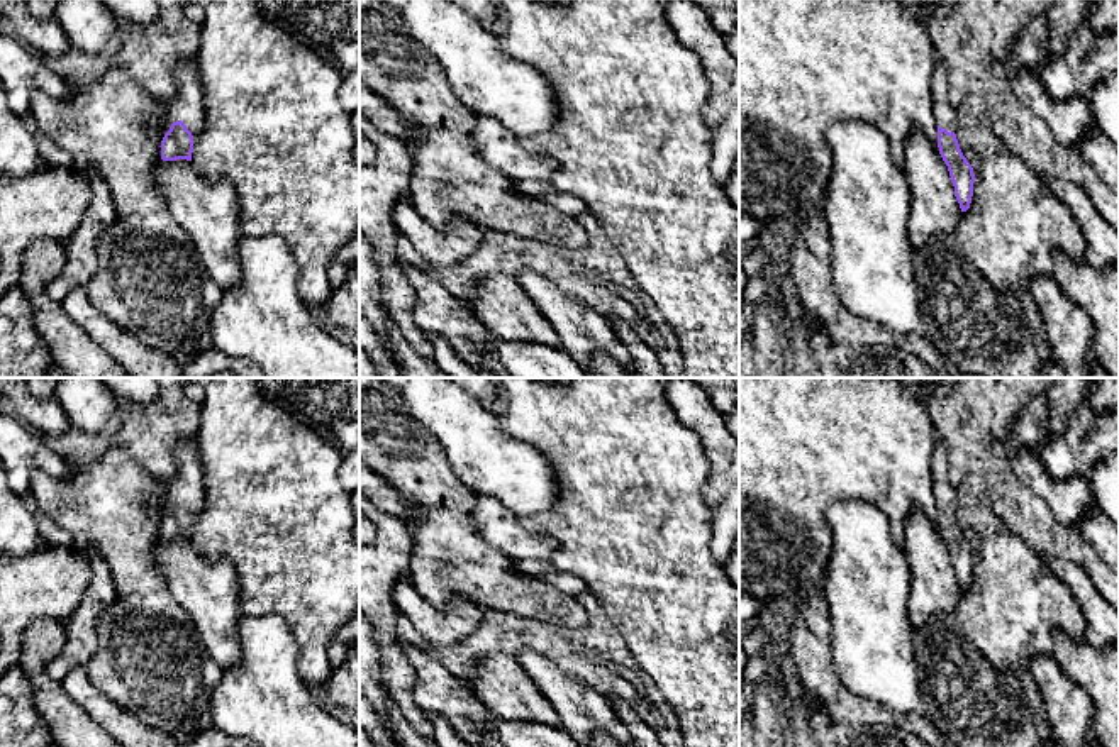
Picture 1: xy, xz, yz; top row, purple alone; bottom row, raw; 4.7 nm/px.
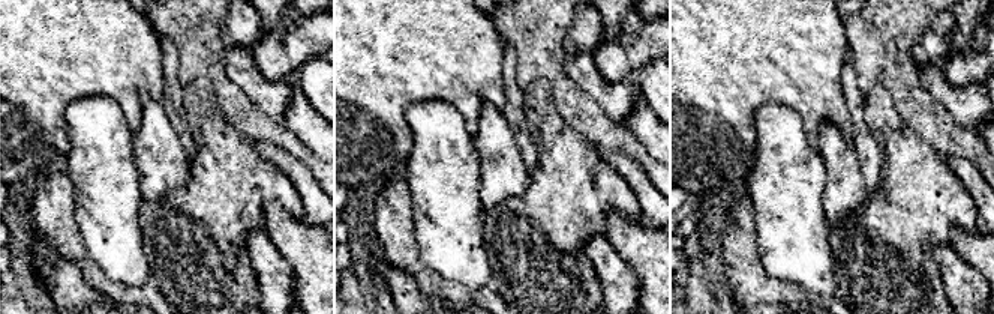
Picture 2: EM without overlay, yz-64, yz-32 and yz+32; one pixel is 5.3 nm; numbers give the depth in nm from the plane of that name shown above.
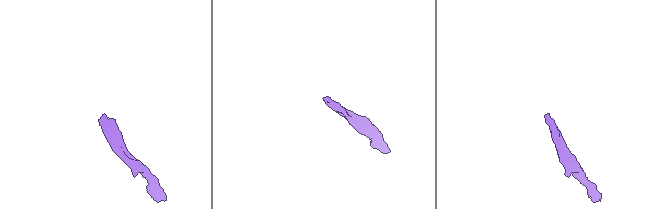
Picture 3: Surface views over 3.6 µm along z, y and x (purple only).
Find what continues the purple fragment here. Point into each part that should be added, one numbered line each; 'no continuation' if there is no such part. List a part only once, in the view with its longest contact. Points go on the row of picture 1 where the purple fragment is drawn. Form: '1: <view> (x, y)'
1: xy (187, 105)

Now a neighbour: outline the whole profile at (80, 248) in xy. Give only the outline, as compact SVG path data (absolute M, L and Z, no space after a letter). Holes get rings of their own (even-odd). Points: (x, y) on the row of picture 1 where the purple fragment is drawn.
M76 161L73 168L85 176L92 188L92 202L75 234L64 242L66 263L59 274L47 281L44 291L61 302L75 286L85 288L97 271L97 244L100 235L115 222L110 190L98 171Z

